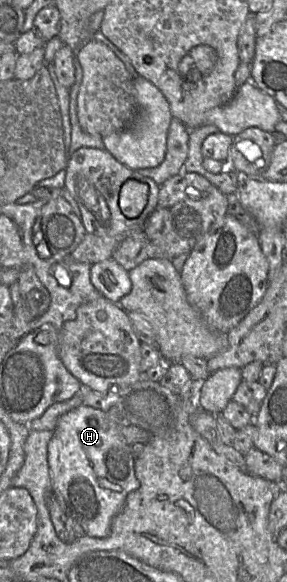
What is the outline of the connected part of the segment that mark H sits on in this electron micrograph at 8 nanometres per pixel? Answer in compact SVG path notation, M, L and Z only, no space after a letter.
M82 404L59 417L48 444L52 491L72 523L77 537L104 538L111 532L114 517L123 509L127 495L140 487L135 476L135 456L121 434L125 423L116 408L109 411Z

